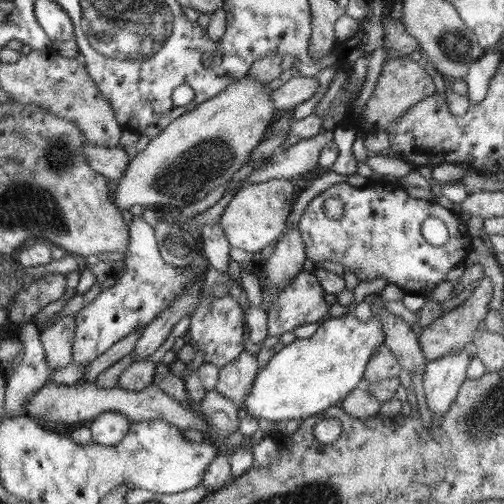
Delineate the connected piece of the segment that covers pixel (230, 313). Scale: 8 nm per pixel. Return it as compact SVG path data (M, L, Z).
M228 290L220 298L212 294L204 296L190 318L186 343L189 343L194 350L204 351L204 363L222 368L238 359L238 356L245 351L243 345L245 324L242 306L229 295Z

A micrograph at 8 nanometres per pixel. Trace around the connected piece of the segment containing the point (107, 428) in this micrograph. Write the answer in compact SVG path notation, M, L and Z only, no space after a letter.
M102 412L93 418L92 441L104 446L118 444L130 431L131 423L120 412Z

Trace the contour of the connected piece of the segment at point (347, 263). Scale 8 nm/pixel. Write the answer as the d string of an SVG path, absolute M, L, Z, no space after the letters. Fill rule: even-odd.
M381 179L378 182L368 183L368 185L362 187L352 187L352 185L349 185L348 182L336 183L330 186L325 191L315 196L309 202L308 206L304 210L304 213L300 216L300 221L297 227L299 228L300 234L302 235L302 240L304 241L305 244L306 256L310 258L312 262L322 262L322 260L331 260L332 262L340 262L342 266L350 270L350 272L354 273L359 278L360 281L369 281L372 280L373 278L378 278L378 276L381 276L382 278L385 278L387 280L387 284L395 284L396 286L401 288L403 292L406 294L419 293L420 295L428 296L428 293L435 286L437 286L440 282L445 280L446 274L448 274L448 272L450 272L452 268L464 263L465 259L467 258L467 255L472 250L472 236L469 233L467 222L462 219L458 208L449 210L448 208L440 205L440 203L437 203L436 198L431 200L413 198L412 195L410 196L408 195L408 193L406 193L406 190L401 184L389 182L384 179ZM329 198L337 198L343 204L343 213L338 220L331 219L324 210L324 203ZM430 217L440 218L440 220L443 220L444 224L446 224L448 234L450 234L450 236L448 237L448 242L446 242L446 244L443 244L442 246L432 246L429 242L426 242L426 239L421 234L421 226L423 220L426 220L427 218Z

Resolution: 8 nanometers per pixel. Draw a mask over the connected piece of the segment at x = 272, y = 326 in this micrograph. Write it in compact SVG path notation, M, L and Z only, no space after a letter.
M300 271L286 288L283 288L267 310L267 327L270 336L280 336L283 332L293 332L303 324L314 324L330 318L329 304L324 299L326 292L316 275L310 271Z

